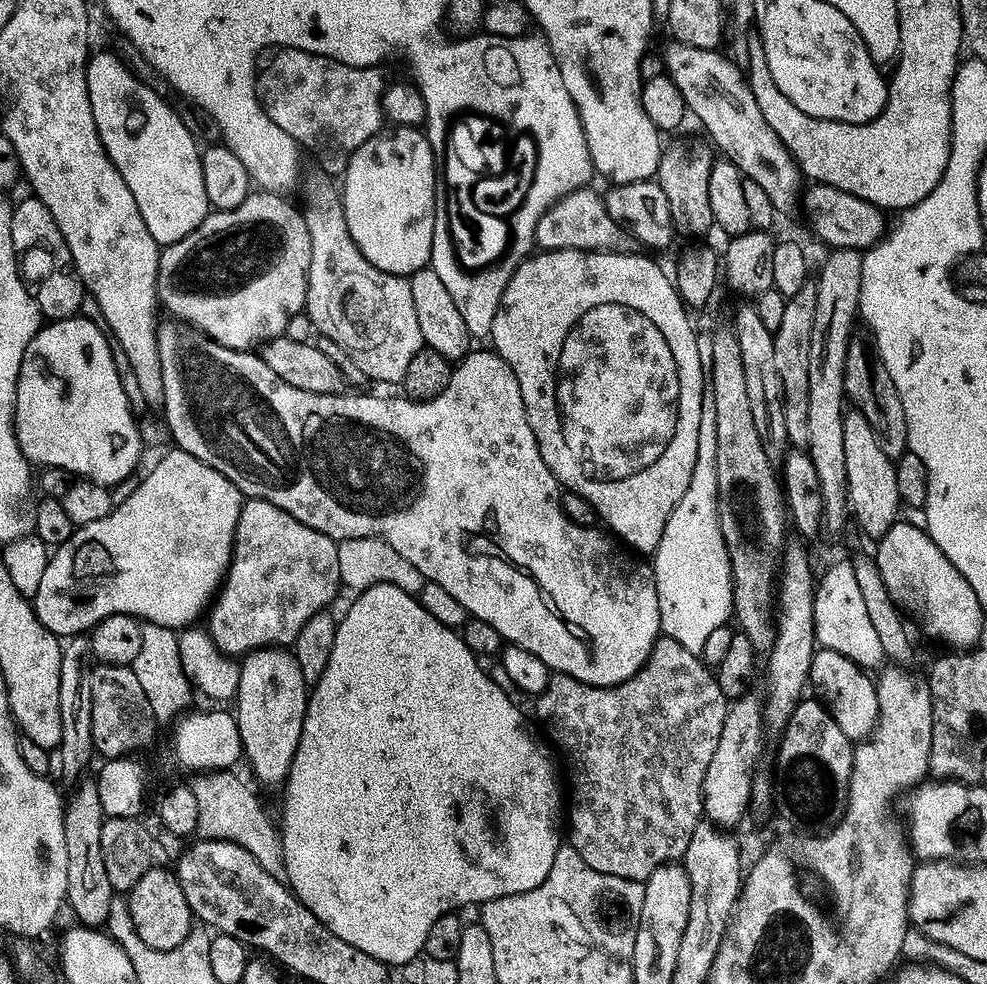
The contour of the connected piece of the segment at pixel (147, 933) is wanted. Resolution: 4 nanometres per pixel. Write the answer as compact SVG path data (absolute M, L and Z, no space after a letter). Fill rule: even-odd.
M151 866L126 893L126 903L138 938L154 950L174 950L192 933L194 917L175 871Z

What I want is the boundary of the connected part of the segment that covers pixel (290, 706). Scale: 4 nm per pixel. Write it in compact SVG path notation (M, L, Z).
M280 646L257 648L239 661L240 677L234 697L234 715L243 759L264 784L283 785L296 753L308 709L309 685L304 683L291 651Z

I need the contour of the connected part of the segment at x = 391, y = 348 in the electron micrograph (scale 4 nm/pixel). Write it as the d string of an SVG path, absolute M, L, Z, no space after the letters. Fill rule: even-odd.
M316 172L312 177L305 179L302 184L302 192L304 188L304 204L302 203L302 211L304 214L304 221L306 222L306 230L310 236L310 266L308 267L308 293L304 299L304 307L307 316L312 320L313 329L317 333L326 335L327 338L332 338L346 350L346 354L354 360L355 365L360 370L364 371L367 379L374 382L374 380L396 380L396 382L403 381L406 374L406 366L410 366L410 362L414 358L414 354L425 347L424 339L422 338L422 330L418 326L418 314L414 310L414 302L412 295L408 289L408 280L403 276L391 276L388 272L378 270L371 262L363 256L358 250L356 244L348 234L348 227L344 221L344 201L334 189L328 185L328 180L322 173Z

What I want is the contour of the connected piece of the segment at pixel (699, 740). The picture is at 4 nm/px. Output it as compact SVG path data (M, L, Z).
M661 635L653 646L648 661L630 679L609 688L599 688L569 676L552 674L549 675L547 686L535 697L535 700L537 718L544 723L549 738L556 743L557 750L564 755L565 762L569 764L568 788L566 784L566 824L567 827L569 824L572 829L566 832L566 840L570 847L584 859L586 866L623 880L643 882L663 864L683 861L691 835L702 821L706 766L710 766L714 758L714 750L718 750L718 738L722 738L722 722L726 722L726 714L730 707L730 701L722 694L713 669L707 666L697 653L686 650L686 646L674 642L674 638Z

